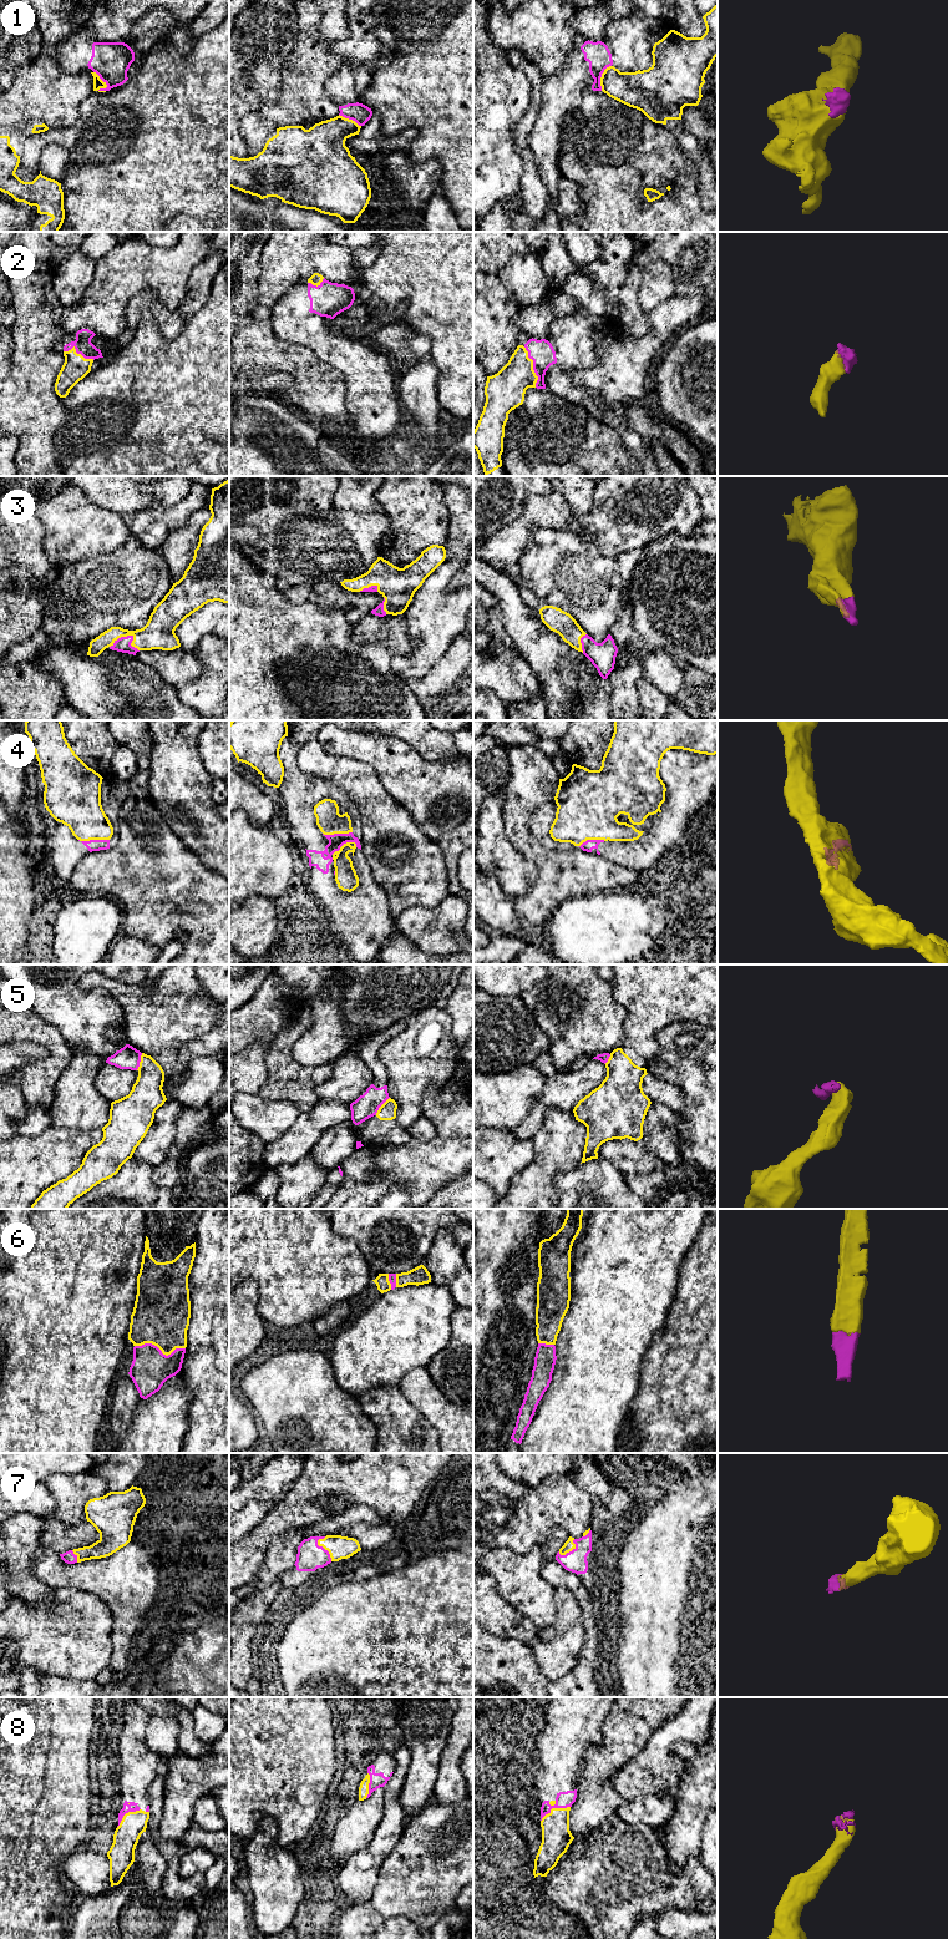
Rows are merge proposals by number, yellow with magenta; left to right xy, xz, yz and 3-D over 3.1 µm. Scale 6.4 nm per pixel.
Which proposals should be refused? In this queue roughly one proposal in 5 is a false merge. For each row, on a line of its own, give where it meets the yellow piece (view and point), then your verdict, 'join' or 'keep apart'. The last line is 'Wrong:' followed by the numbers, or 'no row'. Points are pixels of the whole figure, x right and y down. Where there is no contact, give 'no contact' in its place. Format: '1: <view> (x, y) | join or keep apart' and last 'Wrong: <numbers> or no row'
1: xy (102, 81) | keep apart
2: yz (532, 366) | join
3: xy (128, 634) | join
4: xy (94, 839) | keep apart
5: xz (381, 1105) | keep apart
6: xy (160, 1348) | join
7: xz (324, 1548) | join
8: yz (554, 1808) | join
Wrong: 1, 4, 5

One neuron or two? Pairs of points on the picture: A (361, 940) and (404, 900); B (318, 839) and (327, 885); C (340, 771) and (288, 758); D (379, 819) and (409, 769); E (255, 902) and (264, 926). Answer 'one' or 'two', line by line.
A: two
B: one
C: two
D: two
E: one

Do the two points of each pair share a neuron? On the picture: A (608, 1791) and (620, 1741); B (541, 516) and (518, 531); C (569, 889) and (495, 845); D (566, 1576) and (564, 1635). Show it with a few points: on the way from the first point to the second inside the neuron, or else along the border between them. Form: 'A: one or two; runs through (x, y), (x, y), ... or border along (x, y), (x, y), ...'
A: one; runs through (598, 1781), (598, 1766), (609, 1755)
B: one; runs through (535, 516), (525, 525)
C: two; border along (516, 850), (537, 870), (523, 896)
D: two; border along (573, 1594), (581, 1609), (583, 1624)

